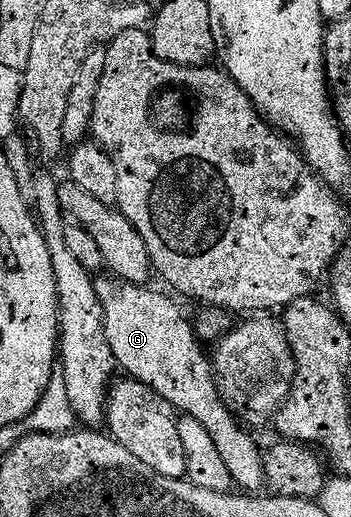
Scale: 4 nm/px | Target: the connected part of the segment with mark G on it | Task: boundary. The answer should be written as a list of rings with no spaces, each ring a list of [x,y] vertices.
[[[100,279],[97,287],[99,300],[103,303],[105,336],[115,355],[116,365],[122,371],[124,368],[130,379],[157,390],[172,408],[197,418],[201,426],[205,426],[209,438],[213,438],[221,462],[225,462],[232,481],[240,484],[240,489],[262,489],[265,484],[263,452],[255,445],[254,438],[231,417],[232,409],[219,392],[208,353],[203,353],[204,345],[192,321],[187,321],[186,314],[165,293],[154,292],[151,286],[111,280]]]

